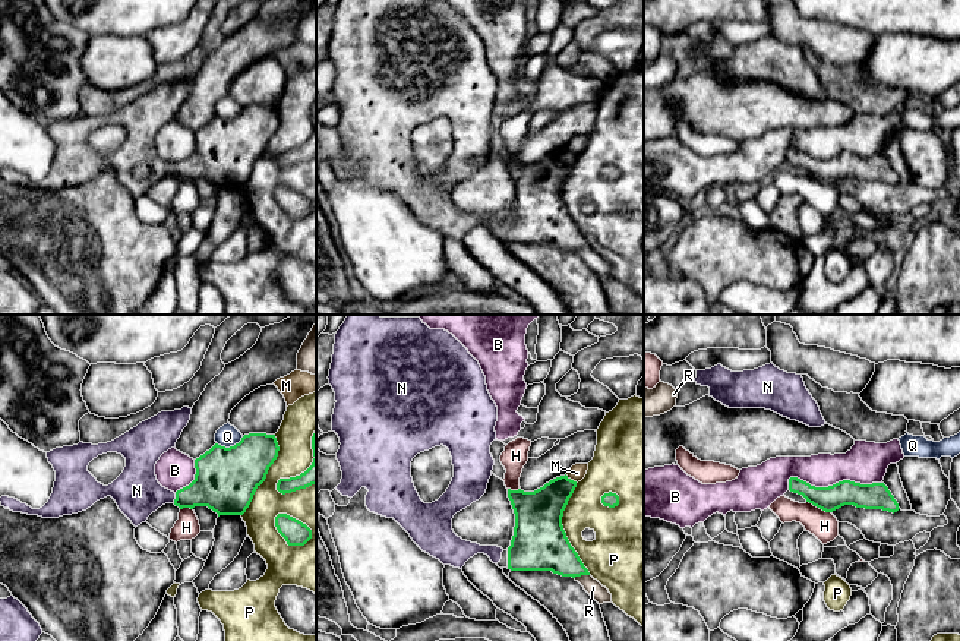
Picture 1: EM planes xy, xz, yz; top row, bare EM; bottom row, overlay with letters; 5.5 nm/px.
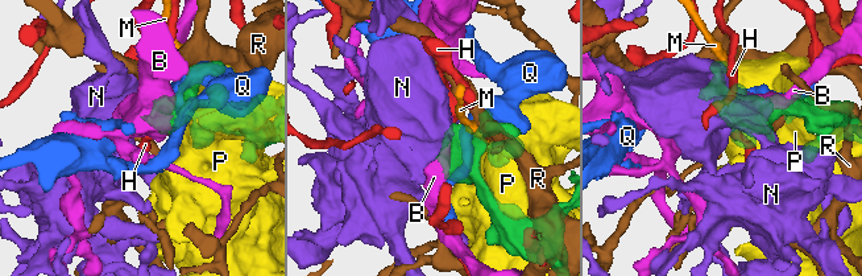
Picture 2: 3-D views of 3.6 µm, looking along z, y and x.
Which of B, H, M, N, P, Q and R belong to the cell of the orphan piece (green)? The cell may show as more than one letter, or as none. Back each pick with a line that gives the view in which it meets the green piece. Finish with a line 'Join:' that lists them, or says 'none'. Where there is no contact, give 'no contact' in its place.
N: xy
Join: N

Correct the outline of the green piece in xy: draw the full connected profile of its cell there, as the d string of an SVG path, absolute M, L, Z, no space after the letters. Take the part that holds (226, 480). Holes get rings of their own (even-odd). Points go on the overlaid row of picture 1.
M189 407L161 411L111 442L79 442L56 448L47 452L56 471L48 502L32 509L15 498L1 496L1 506L13 512L59 518L86 511L97 501L111 496L135 527L146 522L165 503L174 503L180 509L208 506L218 517L243 515L278 457L275 435L249 433L230 448L215 443L195 460L195 480L174 493L158 483L155 464L176 446L190 414ZM107 452L121 454L126 467L111 484L104 486L88 471L88 465Z

